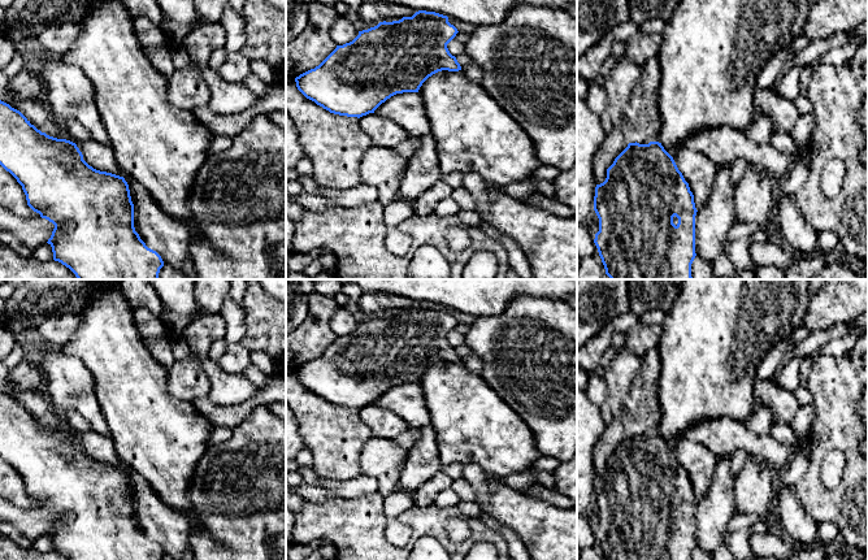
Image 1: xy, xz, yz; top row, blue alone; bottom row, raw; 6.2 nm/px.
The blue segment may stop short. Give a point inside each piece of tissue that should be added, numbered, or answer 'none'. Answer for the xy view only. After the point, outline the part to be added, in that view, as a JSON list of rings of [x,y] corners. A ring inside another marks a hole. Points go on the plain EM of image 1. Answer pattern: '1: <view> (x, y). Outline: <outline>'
none

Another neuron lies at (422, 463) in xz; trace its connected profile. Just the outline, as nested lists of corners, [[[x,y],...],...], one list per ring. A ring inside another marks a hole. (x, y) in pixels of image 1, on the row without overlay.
[[[431,425],[417,429],[420,437],[408,448],[408,456],[402,466],[398,489],[408,492],[418,490],[425,482],[442,470],[443,464]]]

